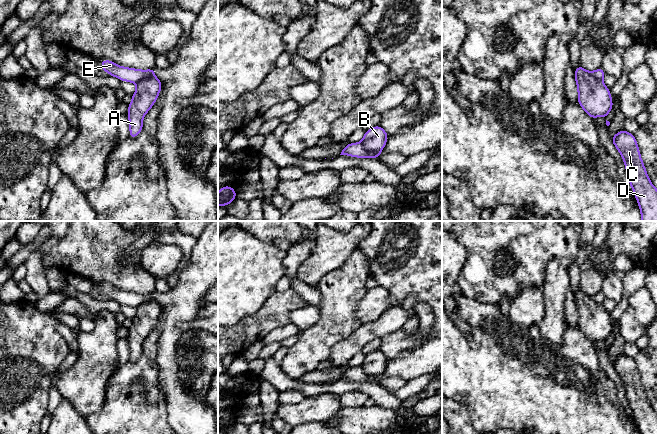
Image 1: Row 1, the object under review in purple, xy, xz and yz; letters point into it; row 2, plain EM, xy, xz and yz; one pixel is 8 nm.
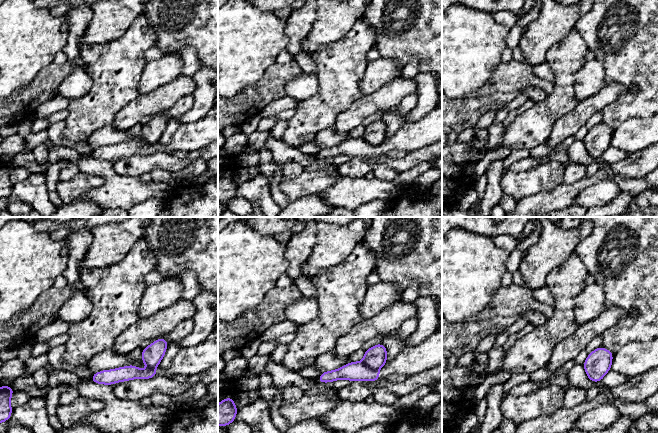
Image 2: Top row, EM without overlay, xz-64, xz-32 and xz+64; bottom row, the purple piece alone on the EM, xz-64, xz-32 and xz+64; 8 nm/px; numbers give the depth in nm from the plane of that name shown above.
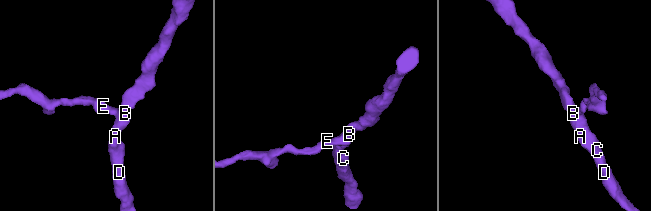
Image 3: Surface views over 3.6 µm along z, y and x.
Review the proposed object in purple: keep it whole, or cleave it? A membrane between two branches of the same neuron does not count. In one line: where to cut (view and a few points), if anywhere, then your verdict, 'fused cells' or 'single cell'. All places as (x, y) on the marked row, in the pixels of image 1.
cut xz (360, 143), (370, 152), (379, 154); fused cells

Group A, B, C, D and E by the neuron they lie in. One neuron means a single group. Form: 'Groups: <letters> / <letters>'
Groups: A B C D / E

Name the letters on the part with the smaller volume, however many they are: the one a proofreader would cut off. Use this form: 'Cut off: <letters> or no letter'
Cut off: E

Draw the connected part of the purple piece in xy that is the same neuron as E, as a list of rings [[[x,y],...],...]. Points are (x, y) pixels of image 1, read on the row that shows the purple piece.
[[[102,60],[100,63],[101,68],[108,72],[110,76],[115,76],[121,81],[137,83],[143,78],[153,75],[156,71],[156,68],[150,70],[138,70],[134,68],[126,68],[119,65],[116,65],[113,61]]]

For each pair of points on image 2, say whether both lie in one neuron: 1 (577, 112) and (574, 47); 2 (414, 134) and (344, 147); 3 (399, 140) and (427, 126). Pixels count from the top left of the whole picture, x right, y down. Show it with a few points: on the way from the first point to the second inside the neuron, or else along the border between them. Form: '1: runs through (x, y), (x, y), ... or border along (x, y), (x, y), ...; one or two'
1: border along (578, 102), (570, 111), (558, 117); two
2: runs through (397, 142), (387, 145), (382, 149), (361, 149); one
3: runs through (406, 139), (420, 133); one

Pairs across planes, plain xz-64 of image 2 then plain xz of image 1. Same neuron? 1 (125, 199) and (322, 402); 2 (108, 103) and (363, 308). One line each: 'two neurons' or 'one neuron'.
1: two neurons
2: two neurons

